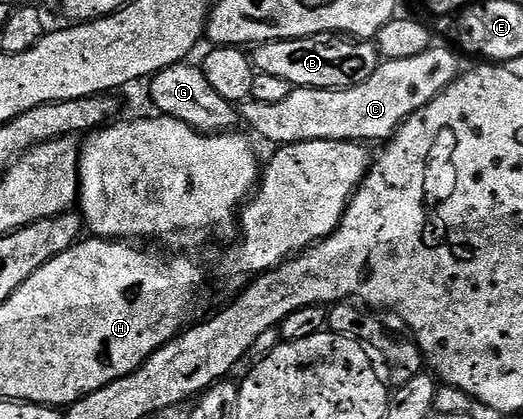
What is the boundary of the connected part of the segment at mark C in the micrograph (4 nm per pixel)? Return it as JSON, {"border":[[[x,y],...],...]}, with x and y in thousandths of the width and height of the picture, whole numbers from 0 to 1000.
{"border":[[[828,110],[807,129],[792,129],[792,138],[767,143],[734,143],[685,205],[667,210],[560,210],[558,222],[539,243],[501,243],[476,236],[463,258],[463,286],[468,286],[505,334],[514,334],[520,348],[568,344],[587,334],[669,334],[675,339],[706,339],[727,334],[734,339],[765,303],[765,294],[784,272],[818,248],[839,220],[864,198],[881,169],[883,155],[872,146],[872,134],[857,115]]]}

